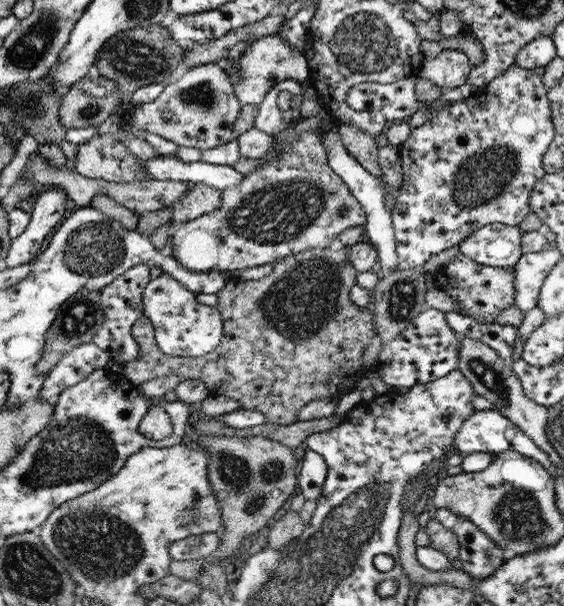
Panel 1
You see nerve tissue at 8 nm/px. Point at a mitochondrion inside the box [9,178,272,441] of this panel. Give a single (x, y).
(95, 250)

